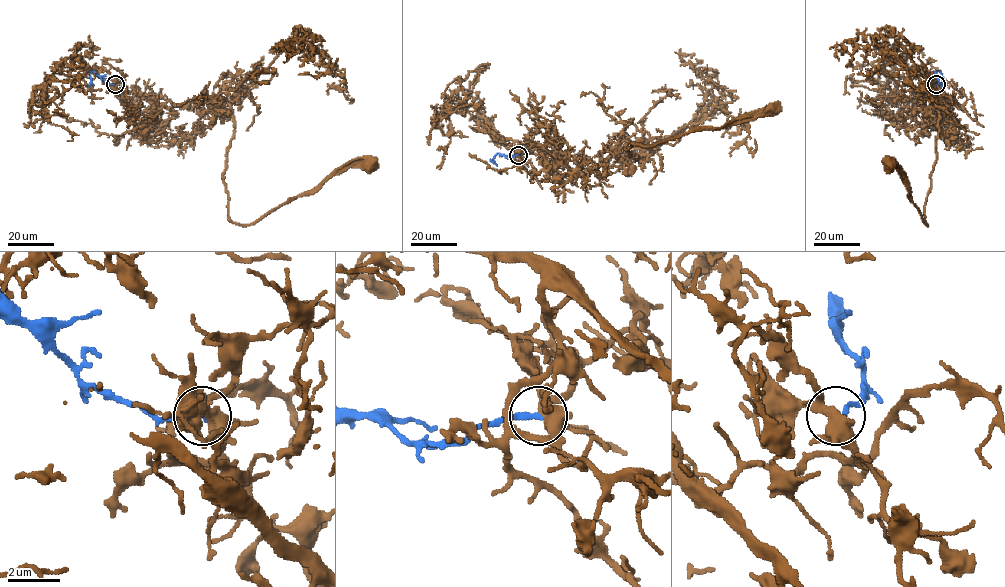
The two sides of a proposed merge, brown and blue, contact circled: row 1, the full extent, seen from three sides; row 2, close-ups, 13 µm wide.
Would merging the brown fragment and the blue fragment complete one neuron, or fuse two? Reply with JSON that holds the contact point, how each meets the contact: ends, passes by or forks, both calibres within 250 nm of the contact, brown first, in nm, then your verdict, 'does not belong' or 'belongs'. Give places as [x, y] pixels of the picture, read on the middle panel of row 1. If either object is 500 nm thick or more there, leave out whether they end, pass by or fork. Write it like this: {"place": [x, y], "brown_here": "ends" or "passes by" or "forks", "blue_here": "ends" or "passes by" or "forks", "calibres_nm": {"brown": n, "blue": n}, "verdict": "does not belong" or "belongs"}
{"place": [518, 155], "brown_here": "forks", "blue_here": "ends", "calibres_nm": {"brown": 340, "blue": 190}, "verdict": "belongs"}

